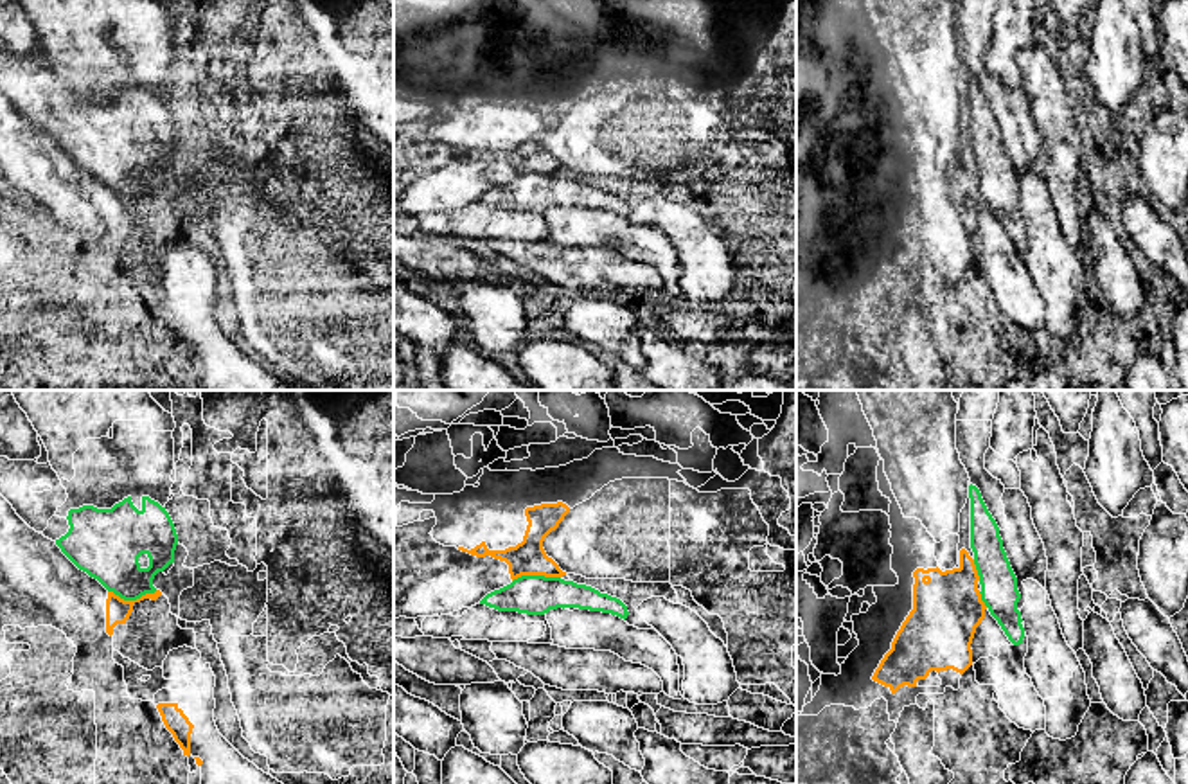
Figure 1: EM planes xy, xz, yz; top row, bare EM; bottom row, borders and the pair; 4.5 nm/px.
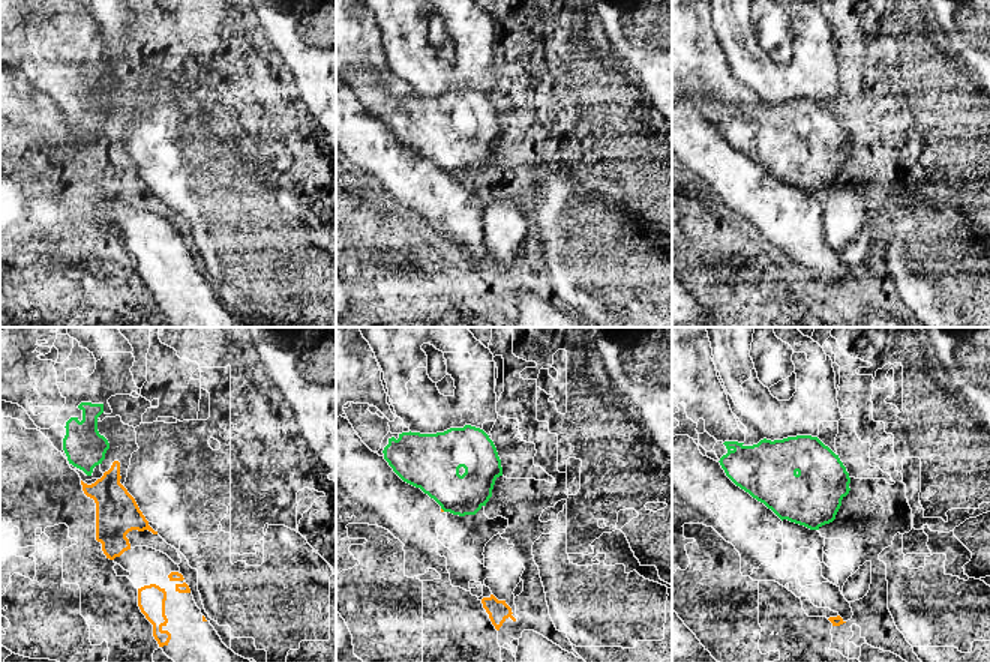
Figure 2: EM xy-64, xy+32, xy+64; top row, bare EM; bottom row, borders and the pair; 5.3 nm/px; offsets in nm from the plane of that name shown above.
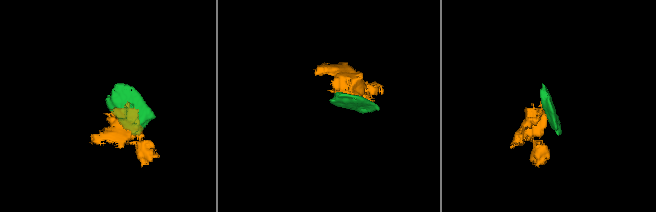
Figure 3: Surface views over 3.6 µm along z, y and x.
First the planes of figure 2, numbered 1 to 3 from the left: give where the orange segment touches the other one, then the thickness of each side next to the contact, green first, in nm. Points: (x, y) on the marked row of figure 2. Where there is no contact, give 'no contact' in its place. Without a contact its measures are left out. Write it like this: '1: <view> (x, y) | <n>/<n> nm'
1: no contact
2: xy+32 (443, 509) | 300/20 nm
3: no contact

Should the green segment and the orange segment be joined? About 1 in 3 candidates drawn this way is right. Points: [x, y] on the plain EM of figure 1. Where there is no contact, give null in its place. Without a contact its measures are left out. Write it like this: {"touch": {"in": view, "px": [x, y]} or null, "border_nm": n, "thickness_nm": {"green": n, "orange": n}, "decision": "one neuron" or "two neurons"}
{"touch": {"in": "xy", "px": [132, 196]}, "border_nm": 220, "thickness_nm": {"green": 280, "orange": 110}, "decision": "two neurons"}

